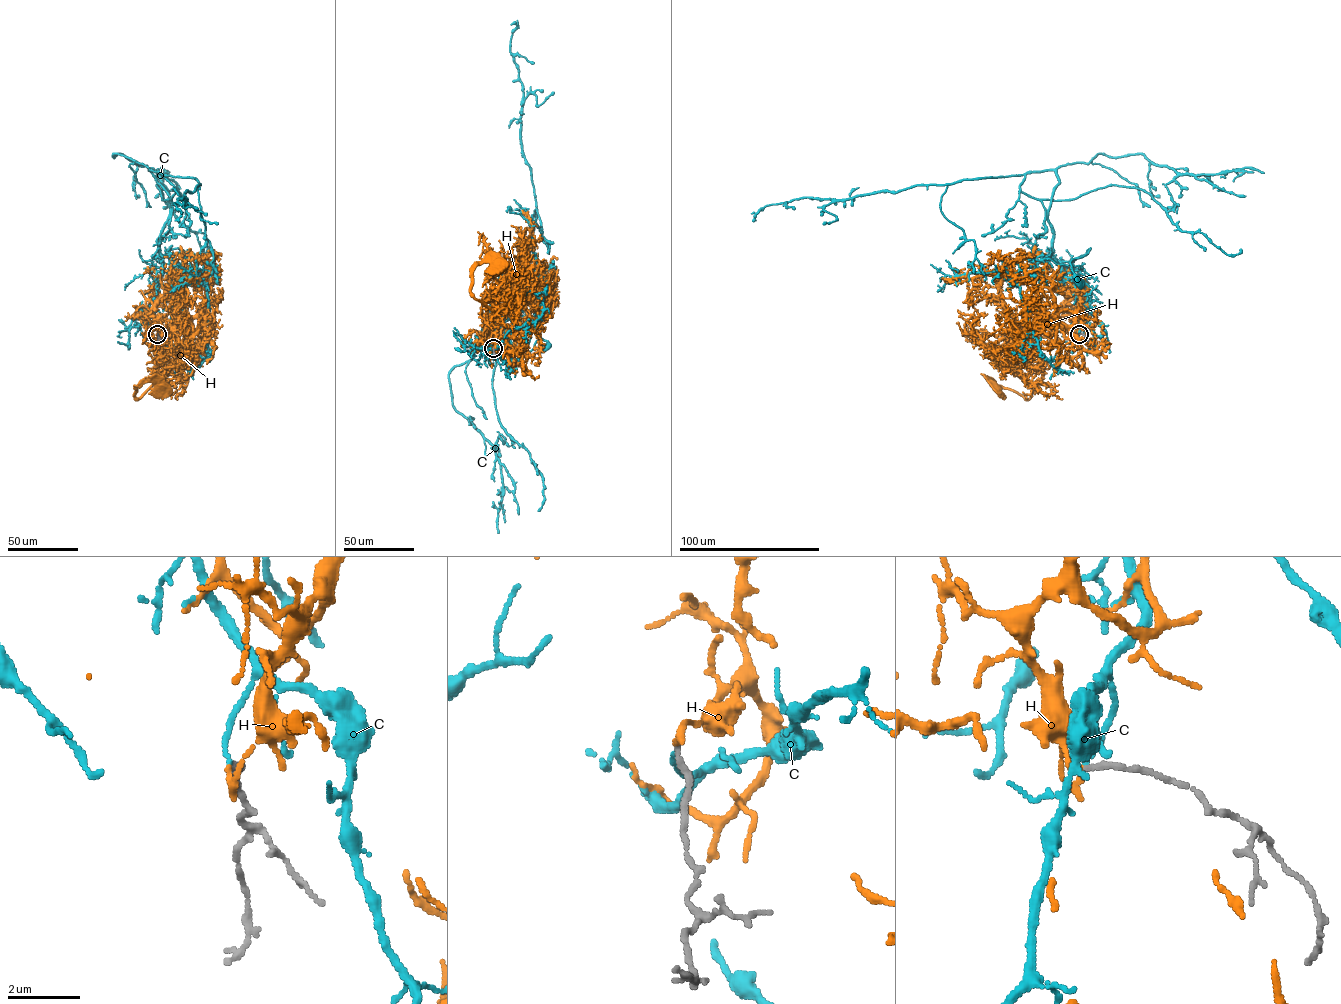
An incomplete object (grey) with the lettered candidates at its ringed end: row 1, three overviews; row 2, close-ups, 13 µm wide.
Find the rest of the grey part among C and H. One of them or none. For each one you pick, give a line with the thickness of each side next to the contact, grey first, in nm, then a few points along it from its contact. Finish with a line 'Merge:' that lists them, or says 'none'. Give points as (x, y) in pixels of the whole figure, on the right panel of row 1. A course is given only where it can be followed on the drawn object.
Merge: none

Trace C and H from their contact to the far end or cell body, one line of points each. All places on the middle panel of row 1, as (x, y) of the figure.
C: (493, 348), (484, 347), (499, 331), (498, 348), (507, 357), (522, 358), (540, 339), (545, 347)
H: (493, 348), (515, 349), (521, 330), (509, 313), (511, 288), (504, 312), (471, 291), (477, 265), (498, 265)

